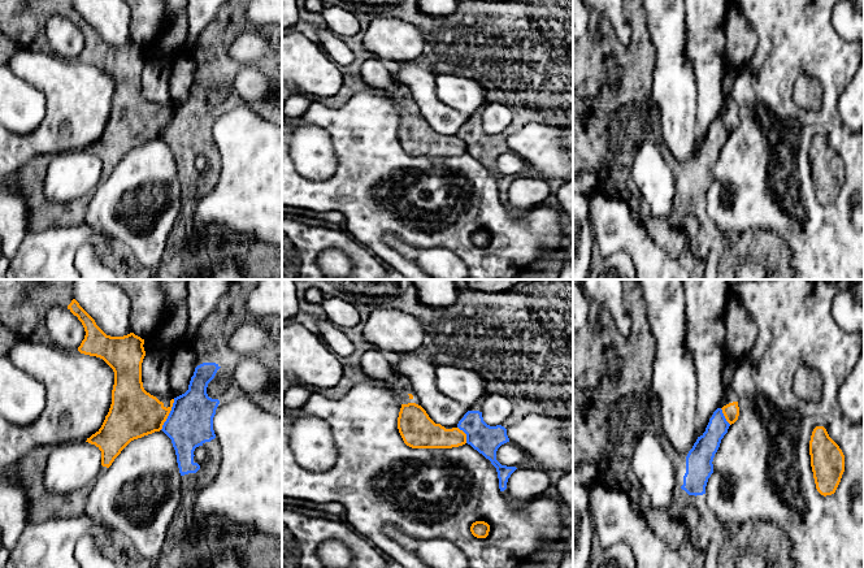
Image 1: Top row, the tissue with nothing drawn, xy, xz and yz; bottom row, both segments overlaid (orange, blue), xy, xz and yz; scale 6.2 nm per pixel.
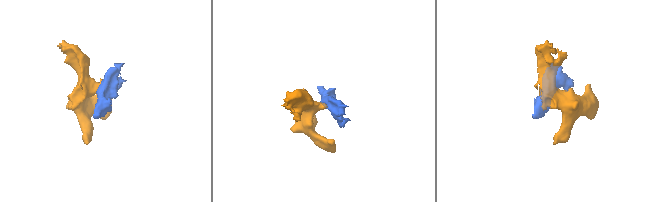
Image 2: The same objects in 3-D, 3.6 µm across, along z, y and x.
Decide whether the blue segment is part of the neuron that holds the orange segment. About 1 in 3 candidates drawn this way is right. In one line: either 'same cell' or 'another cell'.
same cell

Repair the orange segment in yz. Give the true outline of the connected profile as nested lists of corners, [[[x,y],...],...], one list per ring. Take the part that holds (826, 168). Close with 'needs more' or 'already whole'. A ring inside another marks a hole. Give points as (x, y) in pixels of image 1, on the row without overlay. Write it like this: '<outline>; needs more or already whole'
[[[824,135],[813,138],[809,149],[809,164],[817,200],[824,205],[834,203],[845,181],[845,164]]]; already whole

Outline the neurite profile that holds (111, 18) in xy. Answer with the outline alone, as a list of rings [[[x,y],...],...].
[[[74,0],[74,8],[110,45],[130,42],[130,9],[125,0]]]

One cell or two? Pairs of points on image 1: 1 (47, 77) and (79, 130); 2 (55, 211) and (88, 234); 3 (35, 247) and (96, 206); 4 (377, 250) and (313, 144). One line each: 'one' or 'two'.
1: one
2: two
3: two
4: two

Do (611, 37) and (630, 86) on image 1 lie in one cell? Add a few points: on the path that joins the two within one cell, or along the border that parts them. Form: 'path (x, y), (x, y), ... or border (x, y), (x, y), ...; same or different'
path (615, 48), (630, 64), (630, 74); same

